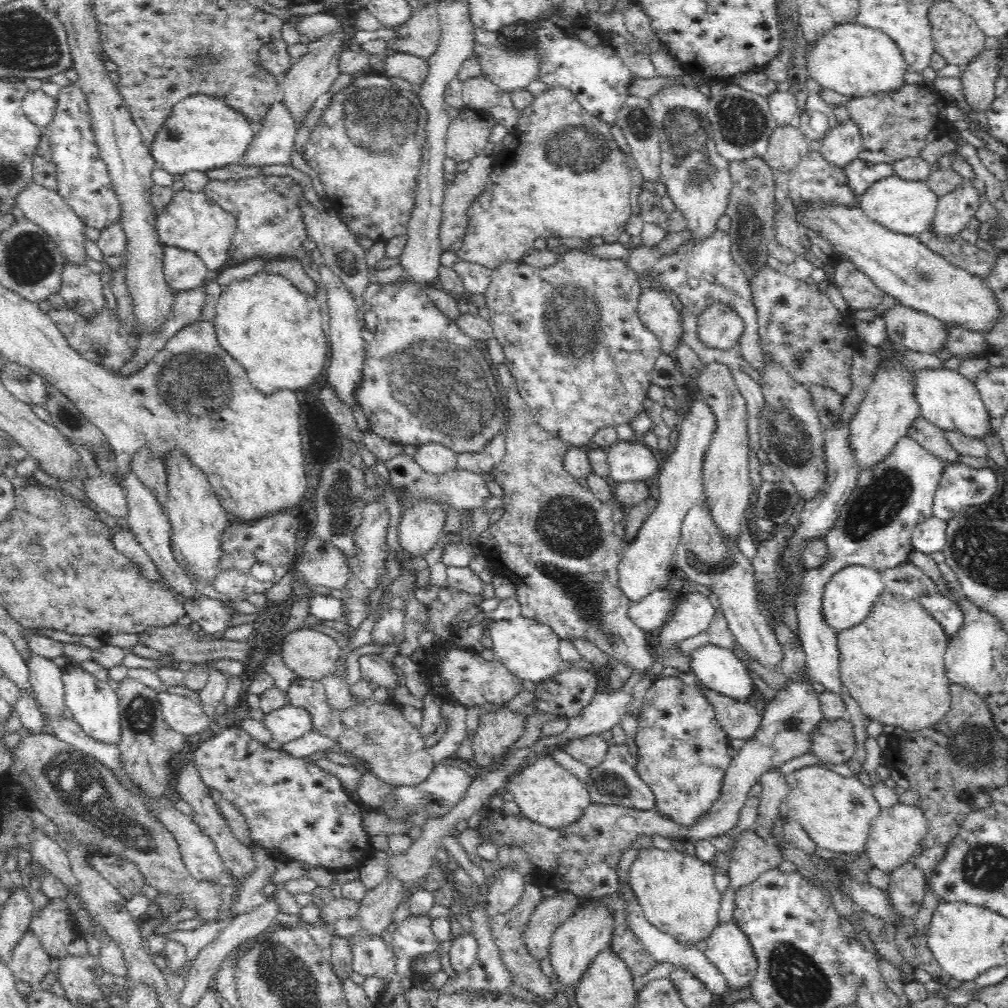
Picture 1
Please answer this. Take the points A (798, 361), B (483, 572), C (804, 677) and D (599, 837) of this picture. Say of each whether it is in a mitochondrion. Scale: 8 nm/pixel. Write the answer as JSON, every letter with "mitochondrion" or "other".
{"A":"mitochondrion","B":"other","C":"other","D":"other"}

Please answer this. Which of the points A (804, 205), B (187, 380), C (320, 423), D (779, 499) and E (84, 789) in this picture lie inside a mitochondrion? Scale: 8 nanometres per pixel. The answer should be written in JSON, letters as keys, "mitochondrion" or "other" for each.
{"A":"other","B":"mitochondrion","C":"other","D":"mitochondrion","E":"mitochondrion"}

